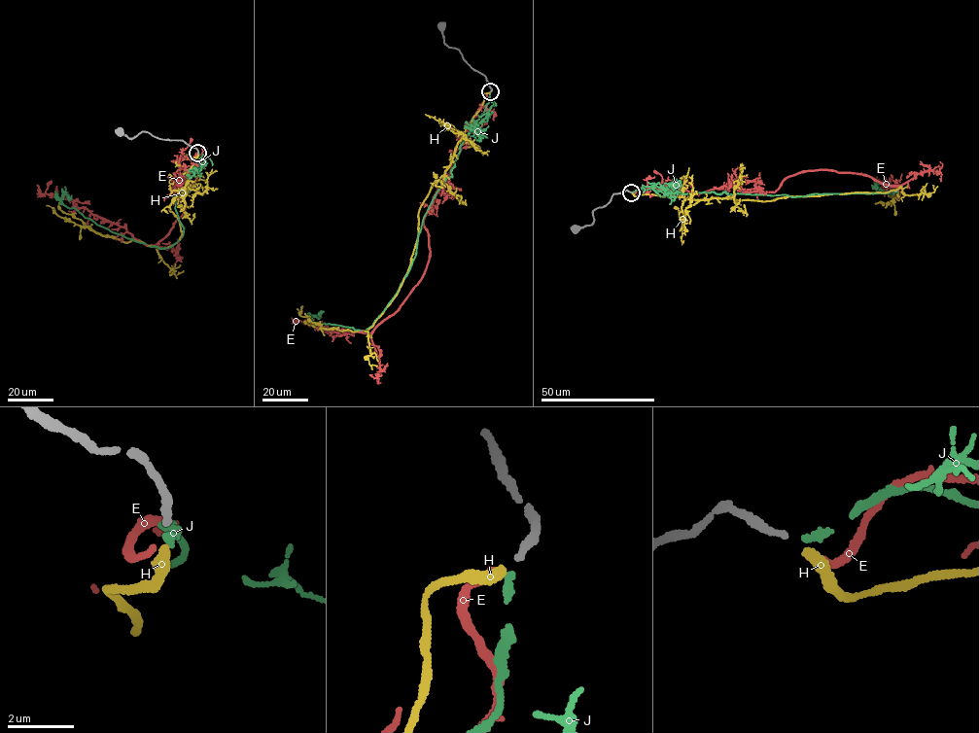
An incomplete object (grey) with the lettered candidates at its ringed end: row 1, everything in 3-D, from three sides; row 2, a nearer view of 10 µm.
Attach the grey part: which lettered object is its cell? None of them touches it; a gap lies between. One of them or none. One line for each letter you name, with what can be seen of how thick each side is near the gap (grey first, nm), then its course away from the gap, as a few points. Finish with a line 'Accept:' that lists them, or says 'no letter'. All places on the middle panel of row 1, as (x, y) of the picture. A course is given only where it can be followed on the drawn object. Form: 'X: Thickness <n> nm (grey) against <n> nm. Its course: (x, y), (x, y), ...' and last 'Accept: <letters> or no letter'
J: Thickness 190 nm (grey) against 180 nm. Its course: (490, 92), (424, 217), (410, 267), (383, 311), (364, 331), (310, 318), (324, 311)
Accept: J

